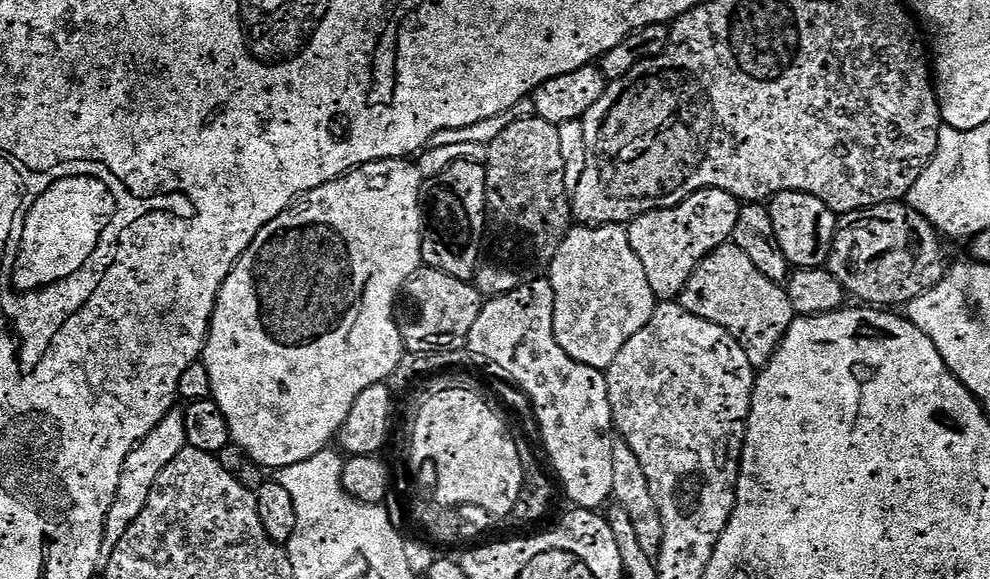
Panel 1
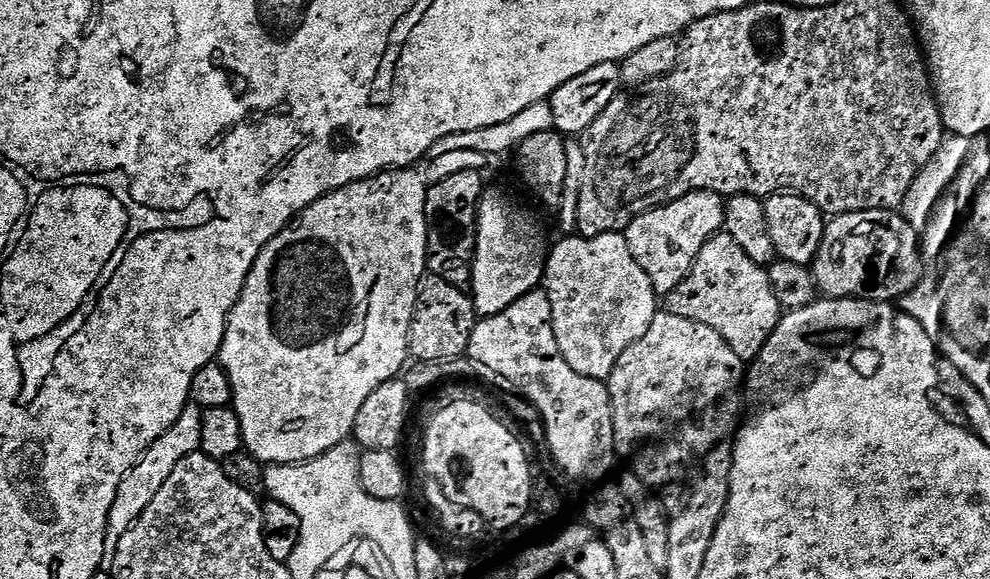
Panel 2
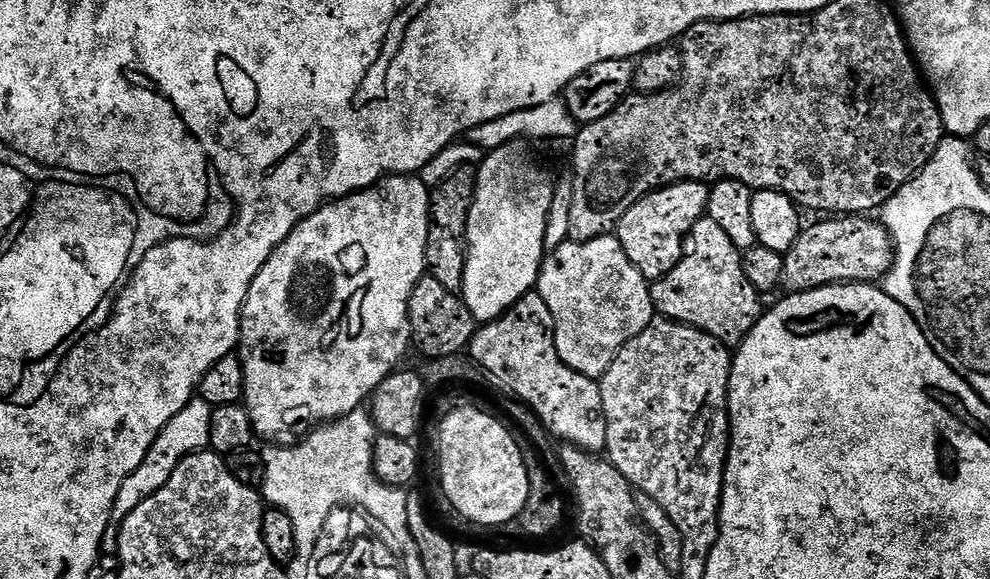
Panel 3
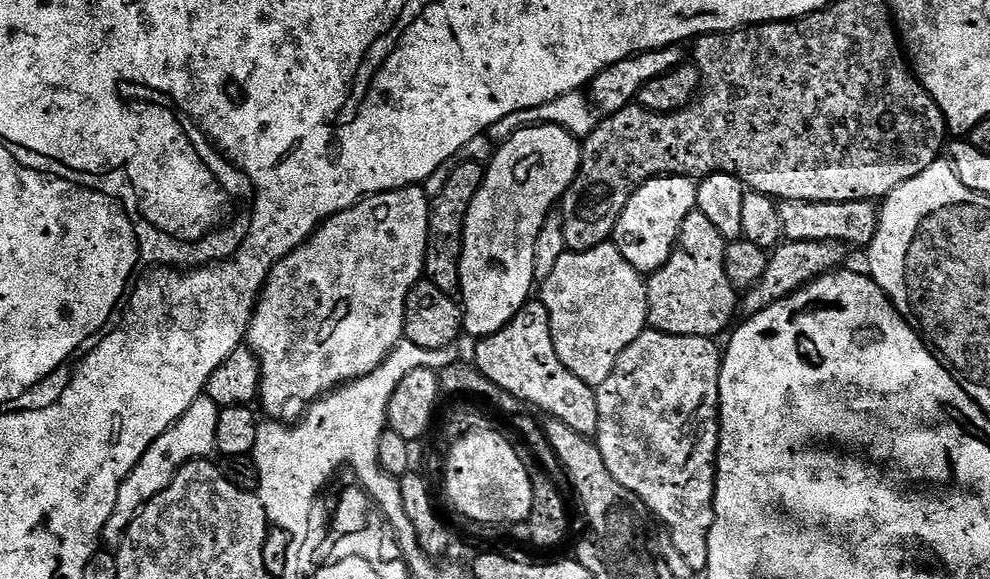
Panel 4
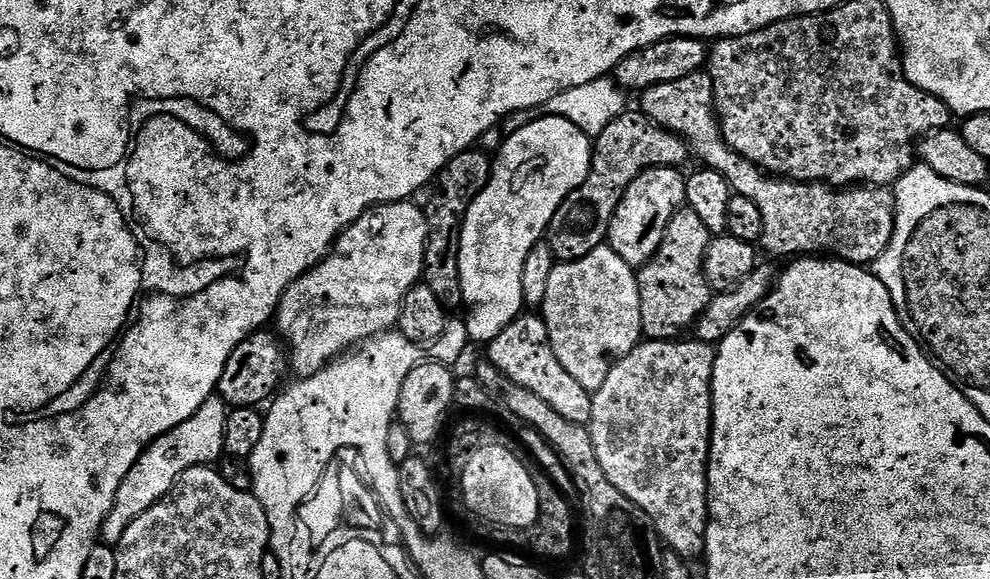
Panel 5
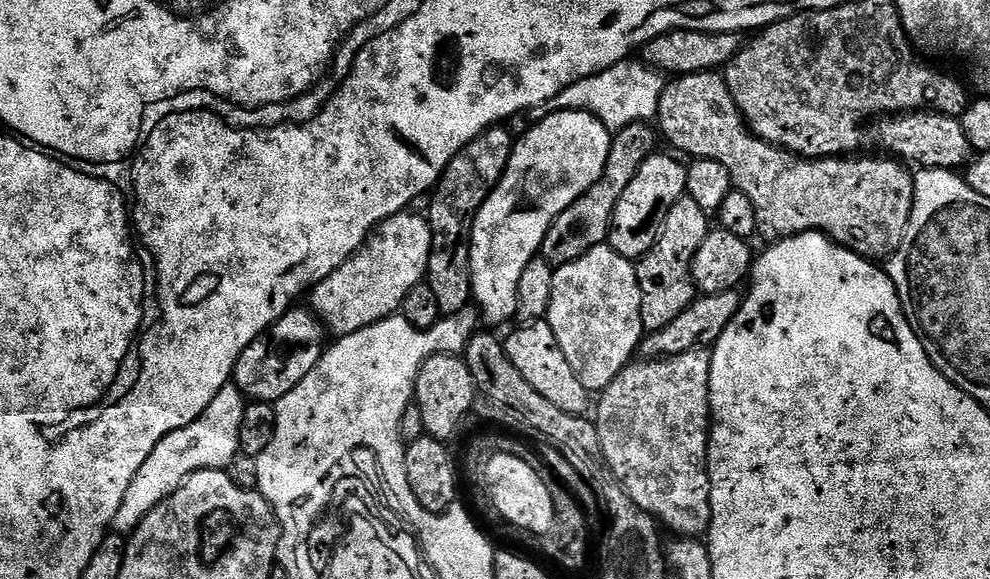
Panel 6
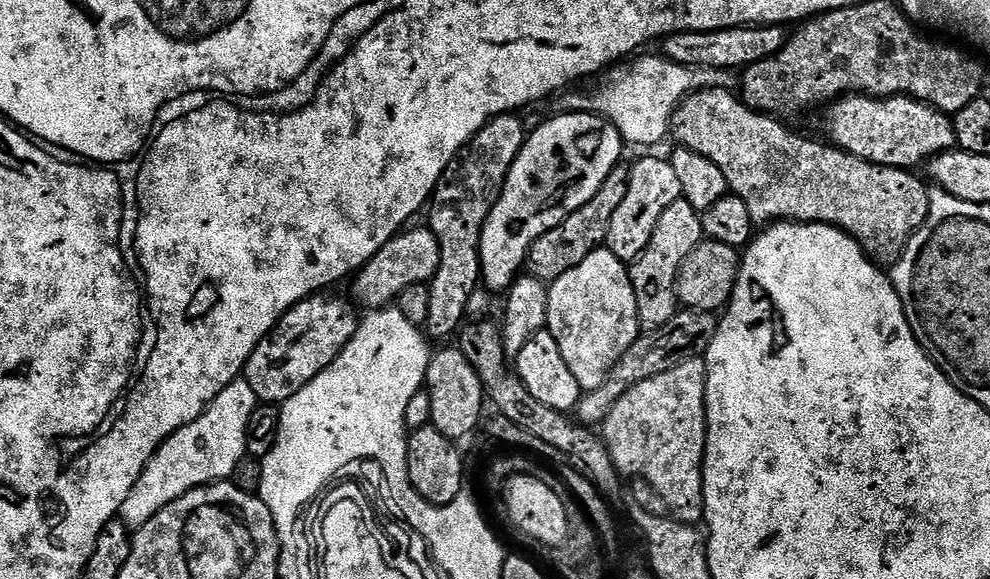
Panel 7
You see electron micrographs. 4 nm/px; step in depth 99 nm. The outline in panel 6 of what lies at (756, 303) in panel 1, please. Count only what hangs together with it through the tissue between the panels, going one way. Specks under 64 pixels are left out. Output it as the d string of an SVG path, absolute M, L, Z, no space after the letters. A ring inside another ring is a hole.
M687 198L674 202L674 206L664 217L663 235L642 260L643 279L639 281L640 318L644 323L645 333L662 330L671 320L678 318L683 308L692 303L694 285L690 269L698 246L702 246L702 242L708 237L710 231L708 220L709 217L702 209L693 200Z

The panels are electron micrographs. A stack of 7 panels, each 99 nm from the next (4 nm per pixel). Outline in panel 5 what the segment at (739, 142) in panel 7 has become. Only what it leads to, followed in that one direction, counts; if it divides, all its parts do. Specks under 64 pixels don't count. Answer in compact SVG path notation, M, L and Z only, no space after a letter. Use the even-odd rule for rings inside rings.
M707 71L686 74L686 78L678 78L678 82L662 82L658 86L650 86L639 93L639 111L643 112L652 123L667 132L672 132L688 145L691 155L701 161L701 165L715 170L728 180L735 195L750 198L754 206L758 206L758 214L762 214L762 234L758 244L772 256L788 256L787 258L804 258L809 254L827 254L837 260L847 260L849 264L861 266L875 265L876 260L890 244L894 234L896 221L896 198L884 186L849 186L835 188L823 182L805 182L802 180L785 180L769 174L756 164L750 163L745 156L738 153L725 142L720 130L720 121L716 115L716 99L714 86Z

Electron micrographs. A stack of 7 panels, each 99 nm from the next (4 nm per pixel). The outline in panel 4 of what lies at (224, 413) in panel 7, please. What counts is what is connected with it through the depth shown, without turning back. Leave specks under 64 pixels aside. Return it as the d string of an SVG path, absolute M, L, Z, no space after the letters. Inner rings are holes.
M207 394L199 396L163 434L154 441L142 454L142 458L134 466L134 470L122 482L118 490L118 502L114 506L114 514L106 522L102 533L102 544L105 549L115 550L124 541L124 531L130 522L139 514L145 504L149 504L162 490L170 486L170 482L178 475L180 469L191 464L193 460L202 460L211 457L216 452L216 435L218 434L218 414L220 407Z

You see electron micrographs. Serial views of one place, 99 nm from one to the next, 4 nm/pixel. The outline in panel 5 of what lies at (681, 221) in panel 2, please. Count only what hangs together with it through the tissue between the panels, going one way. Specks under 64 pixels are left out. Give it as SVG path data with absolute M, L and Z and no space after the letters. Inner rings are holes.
M648 168L622 194L618 210L608 224L607 247L613 248L622 258L633 266L643 266L656 255L670 218L685 203L684 185L686 176L680 168Z

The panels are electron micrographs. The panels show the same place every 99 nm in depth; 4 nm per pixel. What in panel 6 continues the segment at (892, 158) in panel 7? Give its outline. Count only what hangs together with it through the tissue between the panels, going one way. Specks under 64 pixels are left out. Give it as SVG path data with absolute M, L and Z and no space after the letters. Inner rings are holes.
M917 110L911 114L896 114L891 118L881 119L877 124L880 124L876 128L877 142L888 151L885 153L891 154L905 165L920 164L916 166L921 169L947 170L960 170L965 167L964 152L969 151L969 146L962 134L959 119L955 116L941 116Z

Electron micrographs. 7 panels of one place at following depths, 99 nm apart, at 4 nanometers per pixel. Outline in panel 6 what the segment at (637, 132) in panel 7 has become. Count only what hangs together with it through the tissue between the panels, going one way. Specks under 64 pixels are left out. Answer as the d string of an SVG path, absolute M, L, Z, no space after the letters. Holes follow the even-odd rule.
M632 63L615 64L590 78L582 78L558 93L553 100L547 100L546 103L534 106L527 112L519 112L510 120L510 131L513 137L525 136L530 125L542 122L555 112L587 113L609 130L619 130L625 128L627 124L644 124L655 121L657 104L660 101L665 81L661 73L653 72L643 63Z

